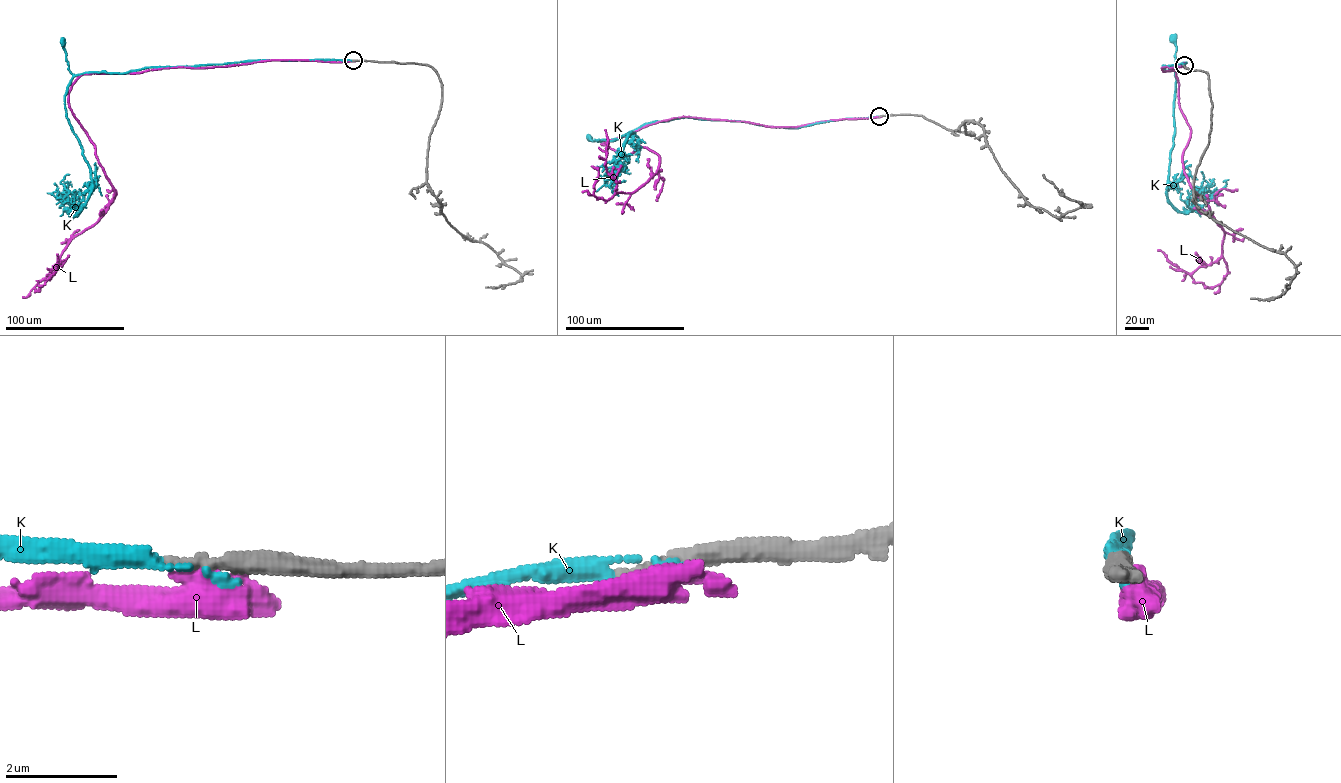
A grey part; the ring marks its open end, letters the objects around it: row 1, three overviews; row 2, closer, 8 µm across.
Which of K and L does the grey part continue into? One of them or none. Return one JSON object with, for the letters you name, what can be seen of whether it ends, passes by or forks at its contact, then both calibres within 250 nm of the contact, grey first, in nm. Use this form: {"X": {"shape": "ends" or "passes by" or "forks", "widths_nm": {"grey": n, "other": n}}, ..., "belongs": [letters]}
{"K": {"shape": "ends", "widths_nm": {"grey": 320, "other": 110}}, "belongs": ["K"]}

